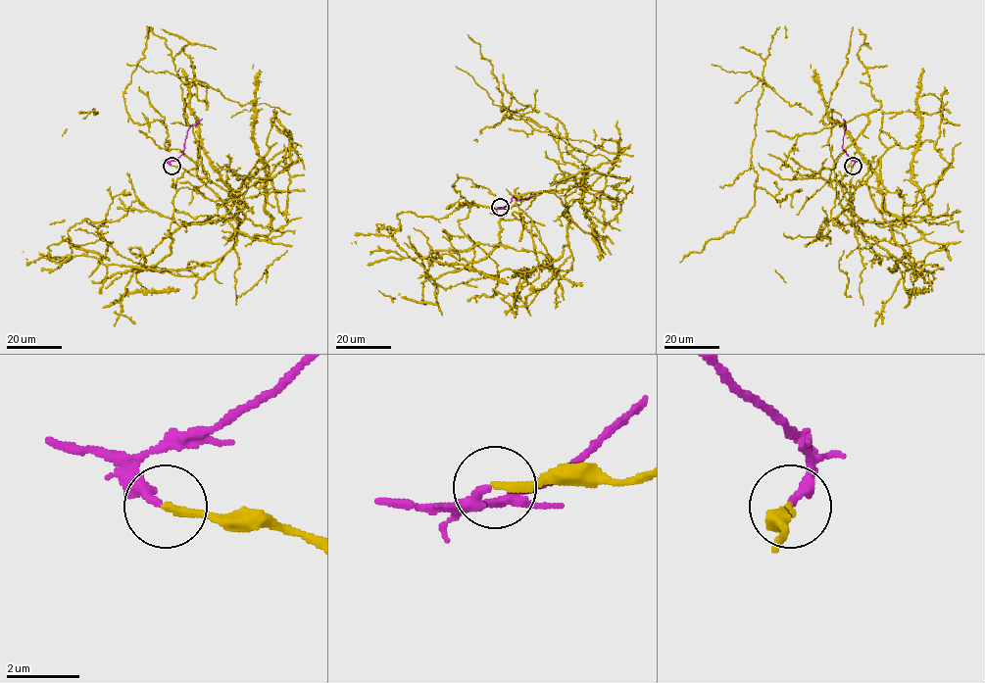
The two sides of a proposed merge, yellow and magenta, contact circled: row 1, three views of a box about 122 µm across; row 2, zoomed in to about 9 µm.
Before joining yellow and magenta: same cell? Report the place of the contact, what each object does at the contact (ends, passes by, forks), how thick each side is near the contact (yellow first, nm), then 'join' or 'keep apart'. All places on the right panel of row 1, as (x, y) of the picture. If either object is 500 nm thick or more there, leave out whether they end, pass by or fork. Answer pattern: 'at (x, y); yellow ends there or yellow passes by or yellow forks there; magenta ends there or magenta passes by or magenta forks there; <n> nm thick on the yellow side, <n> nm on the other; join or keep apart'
at (853, 166); yellow ends there; magenta ends there; 200 nm thick on the yellow side, 280 nm on the other; keep apart

